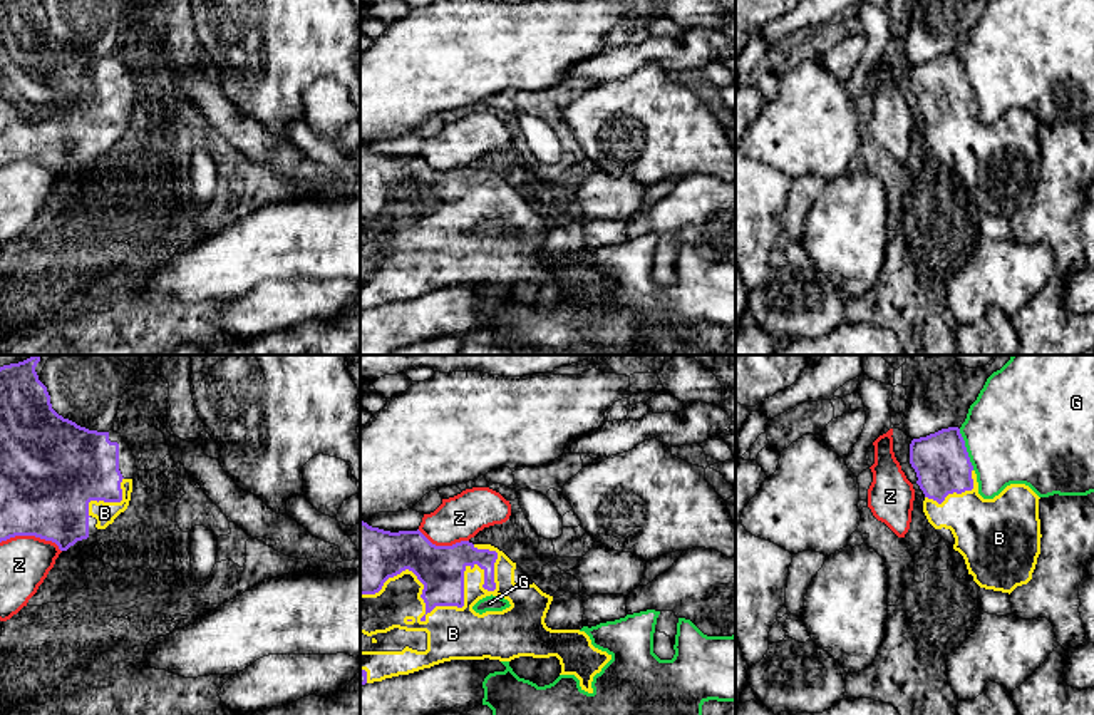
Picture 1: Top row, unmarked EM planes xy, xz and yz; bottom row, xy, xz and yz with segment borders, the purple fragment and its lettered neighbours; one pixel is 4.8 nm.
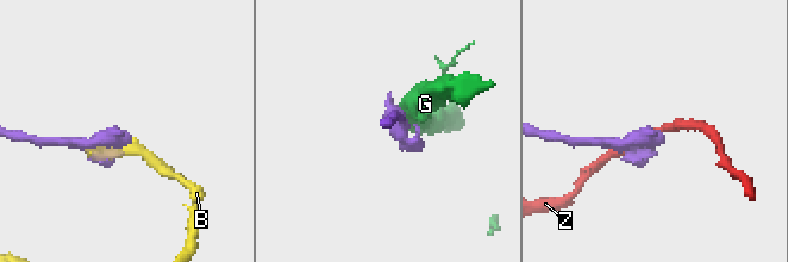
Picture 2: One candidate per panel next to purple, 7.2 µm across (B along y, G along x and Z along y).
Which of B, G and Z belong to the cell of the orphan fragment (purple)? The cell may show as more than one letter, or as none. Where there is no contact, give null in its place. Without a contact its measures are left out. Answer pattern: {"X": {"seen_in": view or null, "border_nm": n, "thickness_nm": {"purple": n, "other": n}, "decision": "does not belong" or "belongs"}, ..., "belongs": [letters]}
{"B": {"seen_in": "xz", "border_nm": 700, "thickness_nm": {"purple": 220, "other": 260}, "decision": "belongs"}, "G": {"seen_in": "yz", "border_nm": 220, "thickness_nm": {"purple": 260, "other": 480}, "decision": "does not belong"}, "Z": {"seen_in": "xy", "border_nm": 300, "thickness_nm": {"purple": 440, "other": 240}, "decision": "does not belong"}, "belongs": ["B"]}

